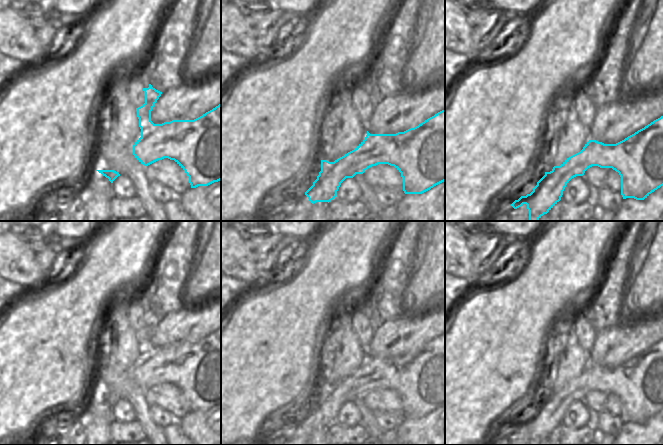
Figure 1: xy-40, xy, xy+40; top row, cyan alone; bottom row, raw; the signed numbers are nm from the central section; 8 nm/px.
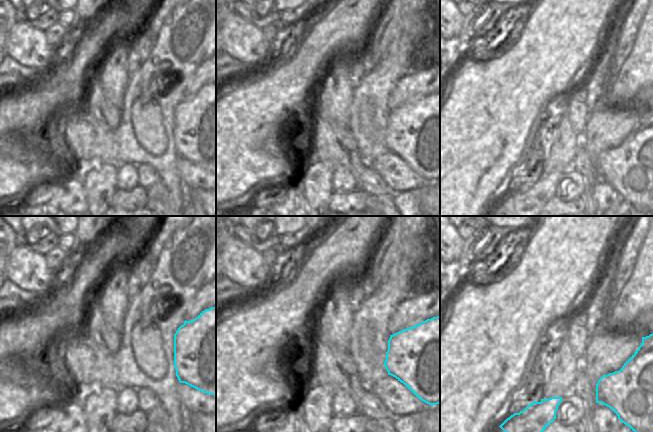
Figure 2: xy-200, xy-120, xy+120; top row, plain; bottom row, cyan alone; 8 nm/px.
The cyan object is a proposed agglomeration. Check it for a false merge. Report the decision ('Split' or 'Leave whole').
Leave whole.

